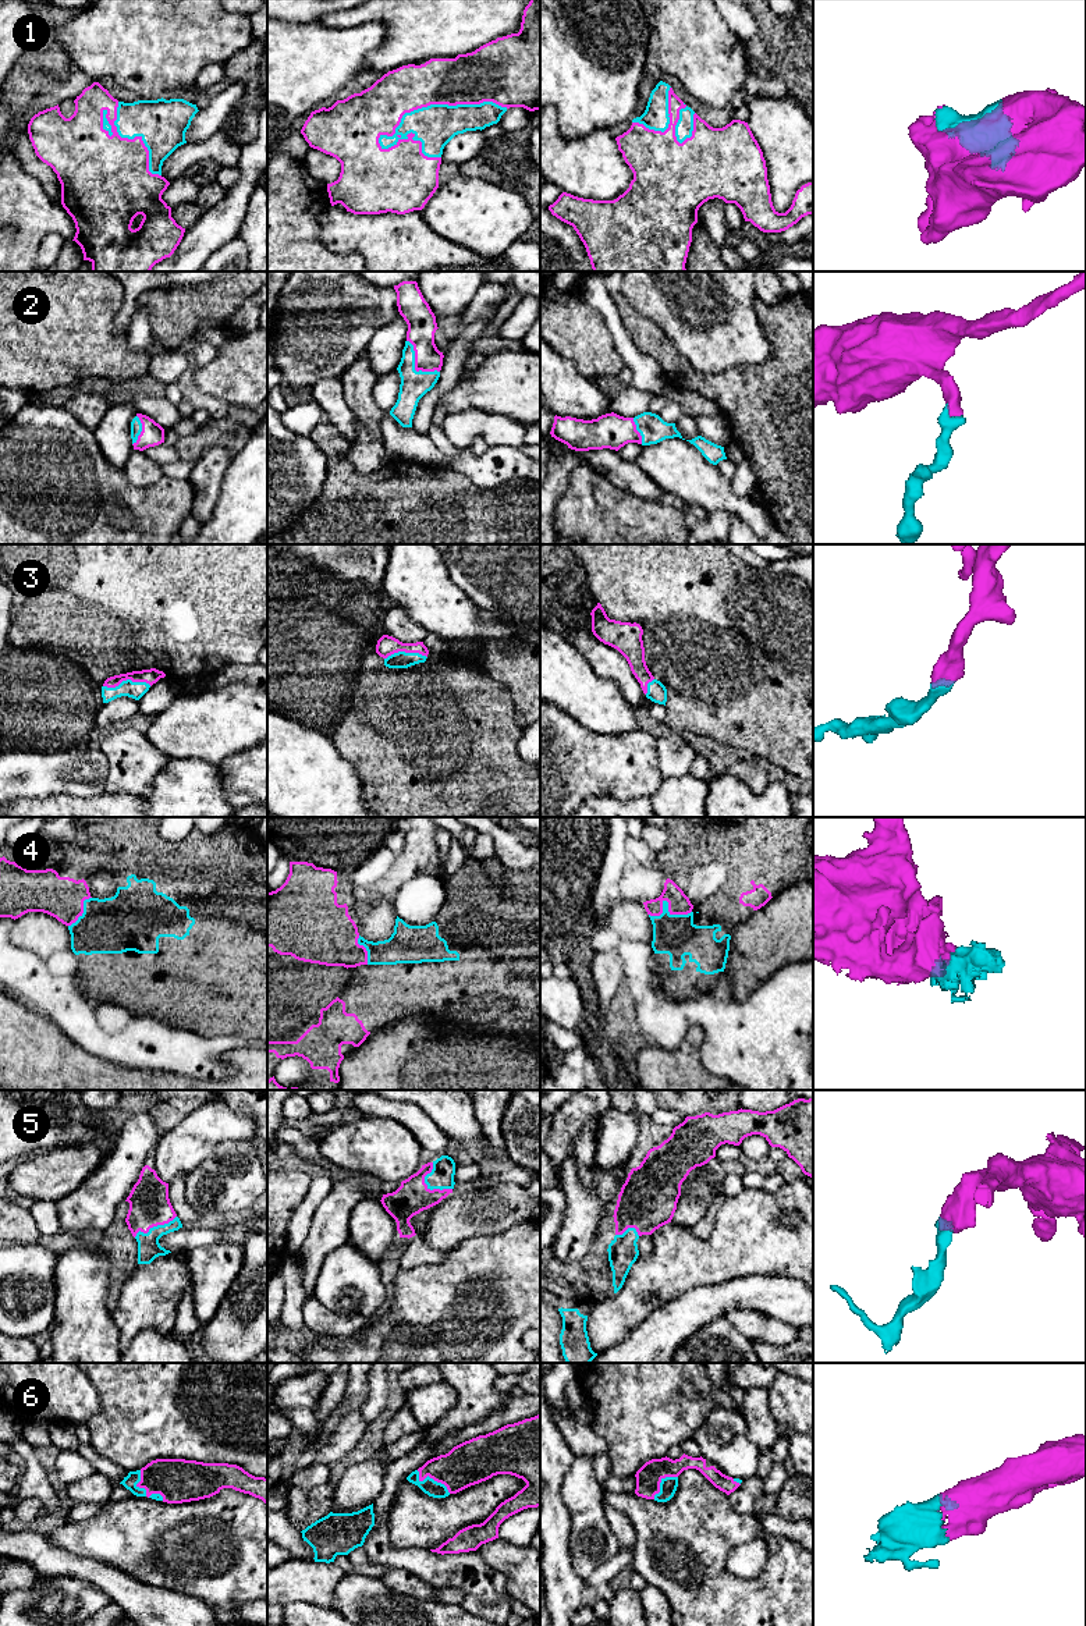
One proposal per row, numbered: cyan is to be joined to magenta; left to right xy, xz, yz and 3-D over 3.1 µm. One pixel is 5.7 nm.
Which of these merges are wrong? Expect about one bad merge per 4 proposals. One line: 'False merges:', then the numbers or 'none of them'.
False merges: none of them

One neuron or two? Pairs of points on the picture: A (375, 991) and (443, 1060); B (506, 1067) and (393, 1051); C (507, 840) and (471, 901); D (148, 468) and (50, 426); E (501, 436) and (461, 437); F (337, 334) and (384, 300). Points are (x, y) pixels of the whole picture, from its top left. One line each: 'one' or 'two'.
A: two
B: one
C: two
D: two
E: one
F: one

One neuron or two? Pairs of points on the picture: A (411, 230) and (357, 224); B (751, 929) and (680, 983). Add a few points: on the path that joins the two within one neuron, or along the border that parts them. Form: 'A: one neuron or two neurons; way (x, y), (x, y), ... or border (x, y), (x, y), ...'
A: one neuron; way (397, 233), (371, 233)
B: two neurons; border (735, 926), (730, 934), (724, 976)

